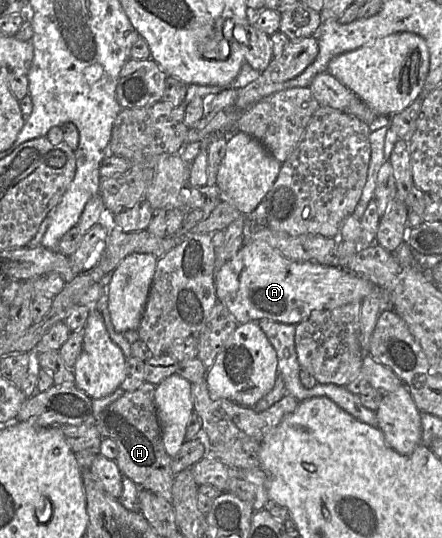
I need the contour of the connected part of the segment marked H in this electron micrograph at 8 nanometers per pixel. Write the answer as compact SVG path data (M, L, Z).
M144 382L138 389L125 392L109 404L96 420L96 426L103 438L112 439L118 447L115 460L123 476L129 478L140 489L172 501L172 484L174 476L171 471L172 458L166 453L160 422L155 406L155 389L157 385Z

